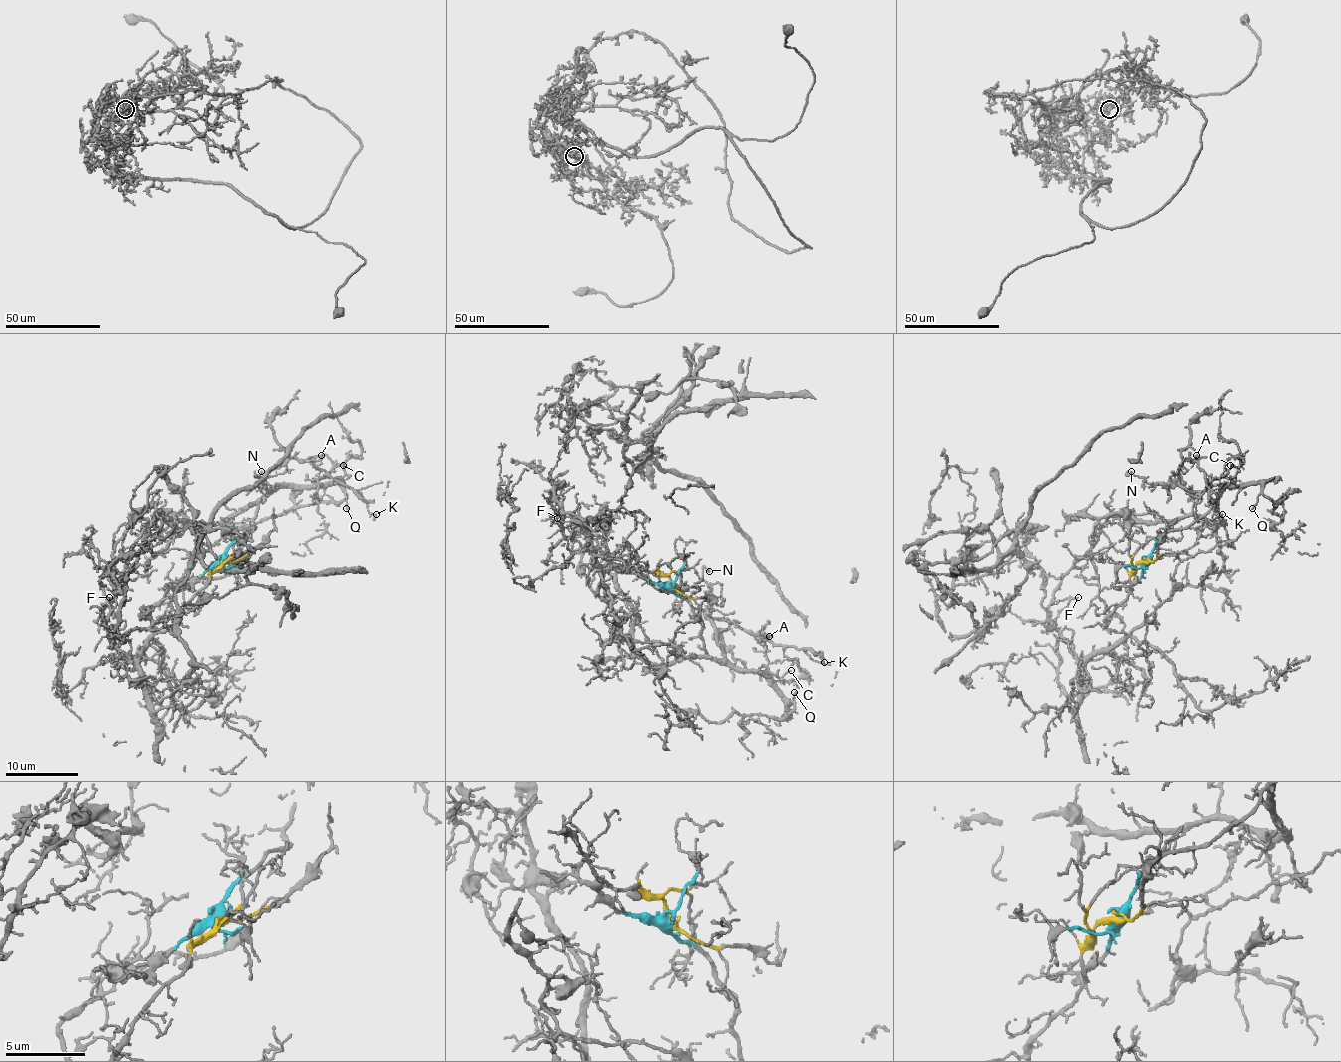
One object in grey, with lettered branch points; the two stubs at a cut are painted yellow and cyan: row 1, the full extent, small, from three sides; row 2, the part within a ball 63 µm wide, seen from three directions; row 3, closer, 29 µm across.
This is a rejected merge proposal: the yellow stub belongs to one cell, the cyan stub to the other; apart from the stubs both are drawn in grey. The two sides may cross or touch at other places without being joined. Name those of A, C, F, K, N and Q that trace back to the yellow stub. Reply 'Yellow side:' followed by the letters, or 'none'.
Yellow side: F

